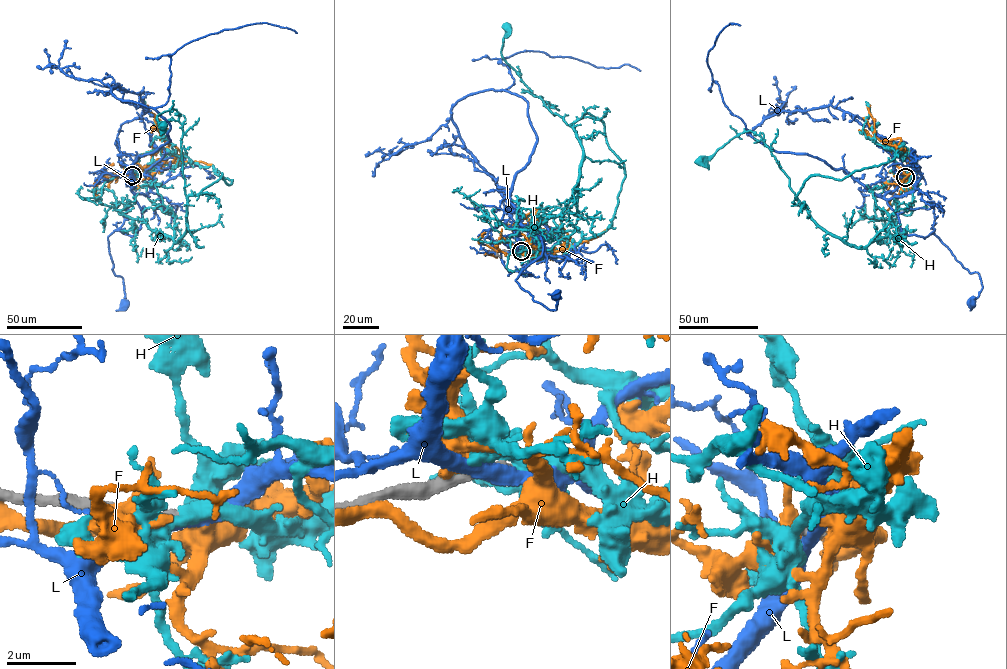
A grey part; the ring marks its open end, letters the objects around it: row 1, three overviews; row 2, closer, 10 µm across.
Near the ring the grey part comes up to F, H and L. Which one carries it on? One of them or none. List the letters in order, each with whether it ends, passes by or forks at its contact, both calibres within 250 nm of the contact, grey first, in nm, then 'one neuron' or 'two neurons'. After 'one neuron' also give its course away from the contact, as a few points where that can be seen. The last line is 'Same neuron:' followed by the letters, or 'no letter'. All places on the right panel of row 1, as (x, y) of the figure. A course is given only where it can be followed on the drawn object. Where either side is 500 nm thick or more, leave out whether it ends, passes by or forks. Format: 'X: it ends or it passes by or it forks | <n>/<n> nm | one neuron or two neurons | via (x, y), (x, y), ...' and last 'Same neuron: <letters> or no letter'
F: it passes by | 280/460 nm | two neurons
H: it passes by | 340/480 nm | one neuron | via (905, 178), (913, 163), (912, 201), (867, 245), (855, 247), (811, 216), (758, 135), (739, 133), (698, 161)
L: it passes by | 360/440 nm | two neurons
Same neuron: H

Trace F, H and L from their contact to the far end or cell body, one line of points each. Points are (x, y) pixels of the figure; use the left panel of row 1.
F: (129, 175), (133, 178), (172, 162), (177, 151), (175, 145), (166, 143), (162, 122), (145, 102)
H: (131, 175), (153, 168), (147, 198), (175, 214), (178, 241), (188, 201), (176, 109), (157, 116), (162, 125)
L: (131, 175), (140, 228), (129, 236), (115, 230), (107, 239), (124, 303)

